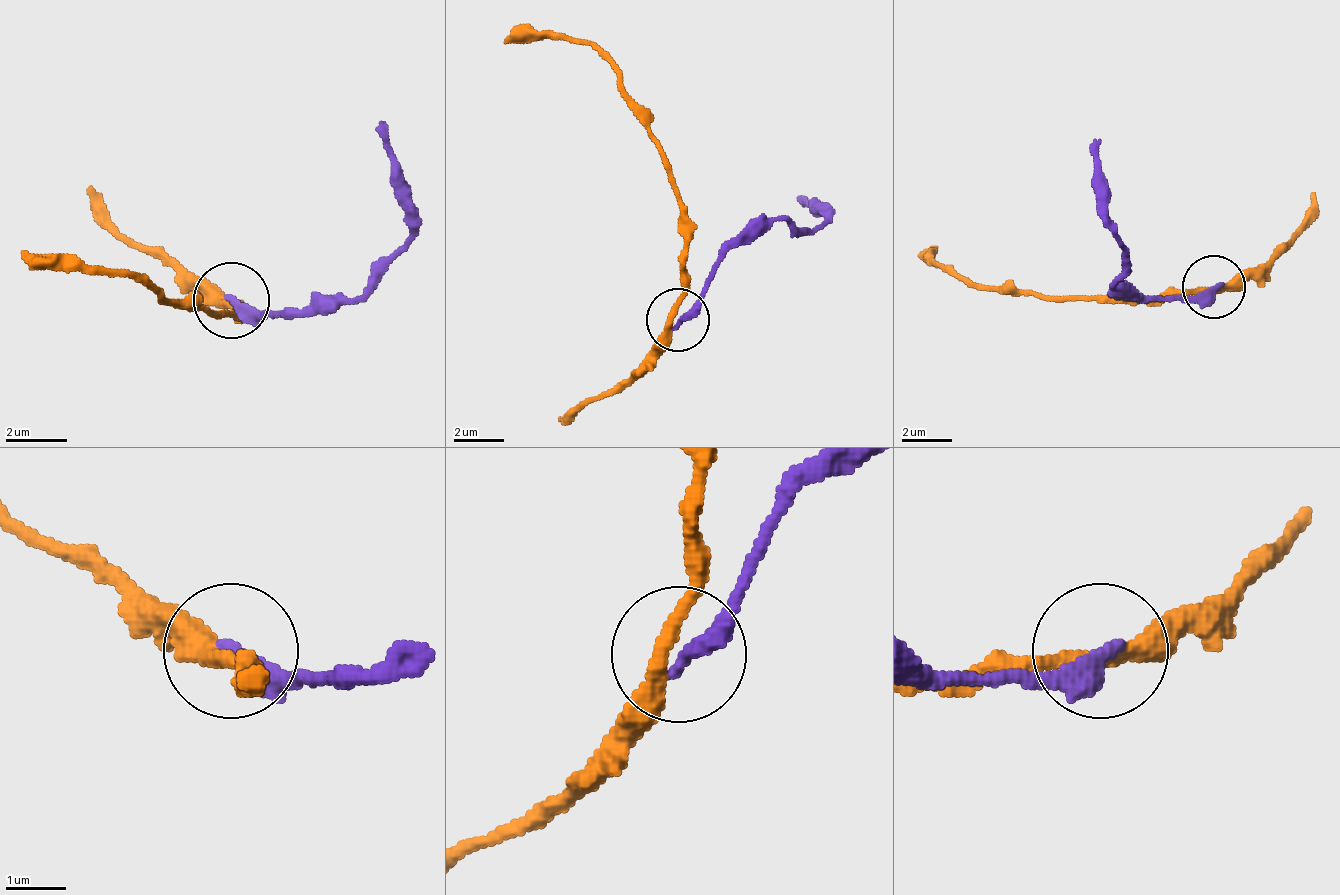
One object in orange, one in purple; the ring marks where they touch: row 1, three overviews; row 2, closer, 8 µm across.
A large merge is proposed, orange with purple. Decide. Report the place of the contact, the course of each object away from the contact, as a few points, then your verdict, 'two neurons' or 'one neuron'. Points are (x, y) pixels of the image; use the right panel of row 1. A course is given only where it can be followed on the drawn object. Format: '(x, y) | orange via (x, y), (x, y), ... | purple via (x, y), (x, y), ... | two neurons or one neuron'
(1214, 286) | orange via (1212, 288), (1099, 294), (1004, 294), (935, 263), (929, 257), (935, 244) | purple via (1212, 288), (1124, 294), (1111, 282), (1124, 269), (1111, 238), (1105, 175), (1092, 137) | two neurons

